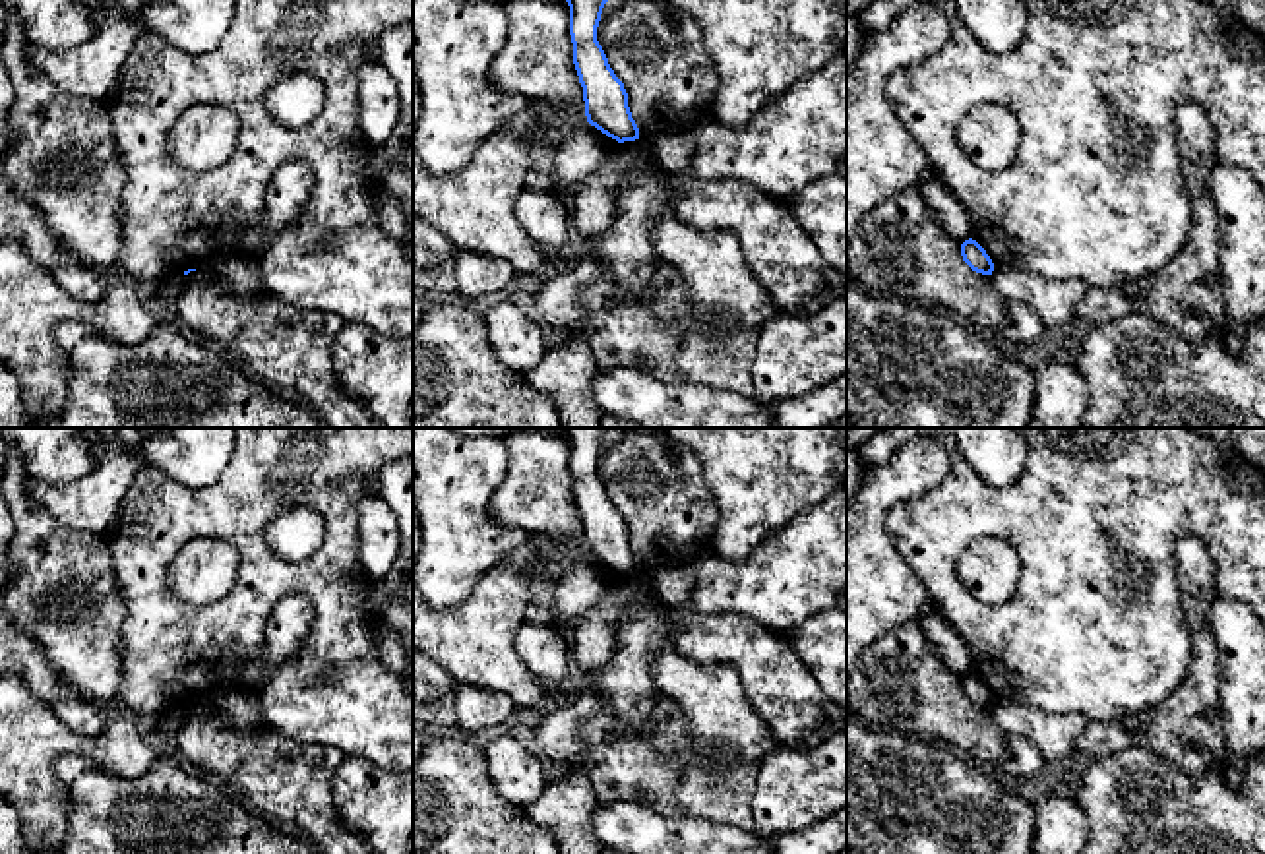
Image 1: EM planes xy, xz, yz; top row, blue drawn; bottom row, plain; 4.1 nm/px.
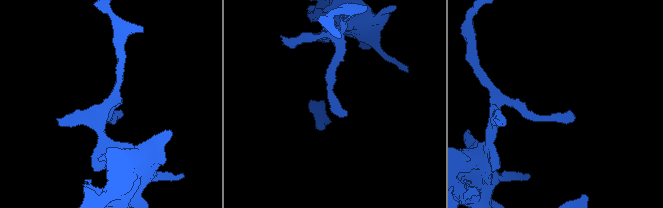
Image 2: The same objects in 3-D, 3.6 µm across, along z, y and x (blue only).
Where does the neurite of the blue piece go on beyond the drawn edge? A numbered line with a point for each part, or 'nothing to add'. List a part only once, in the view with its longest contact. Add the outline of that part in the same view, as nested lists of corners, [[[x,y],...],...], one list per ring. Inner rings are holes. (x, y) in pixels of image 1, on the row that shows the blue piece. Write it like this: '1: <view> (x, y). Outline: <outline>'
nothing to add

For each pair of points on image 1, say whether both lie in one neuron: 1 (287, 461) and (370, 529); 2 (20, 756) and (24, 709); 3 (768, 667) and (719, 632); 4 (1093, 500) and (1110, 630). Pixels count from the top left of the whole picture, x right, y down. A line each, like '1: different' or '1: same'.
1: different
2: same
3: same
4: same

